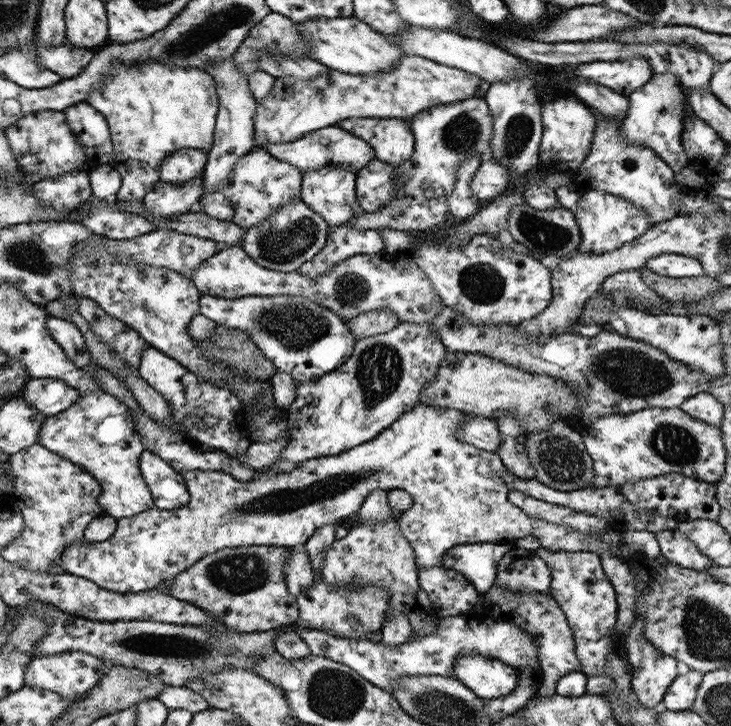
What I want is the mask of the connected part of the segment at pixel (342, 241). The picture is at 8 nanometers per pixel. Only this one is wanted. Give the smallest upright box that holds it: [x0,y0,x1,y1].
[297,226,384,277]

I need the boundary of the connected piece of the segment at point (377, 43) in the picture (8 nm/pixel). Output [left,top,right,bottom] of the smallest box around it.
[298,17,403,74]

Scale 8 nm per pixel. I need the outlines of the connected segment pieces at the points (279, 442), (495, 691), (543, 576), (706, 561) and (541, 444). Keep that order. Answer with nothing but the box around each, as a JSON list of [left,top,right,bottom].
[[235,430,290,471],[454,654,518,700],[495,543,551,595],[655,529,715,571],[525,420,593,492]]

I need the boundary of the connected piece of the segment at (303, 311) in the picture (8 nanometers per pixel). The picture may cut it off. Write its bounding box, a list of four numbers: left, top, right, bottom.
[199,294,356,383]

